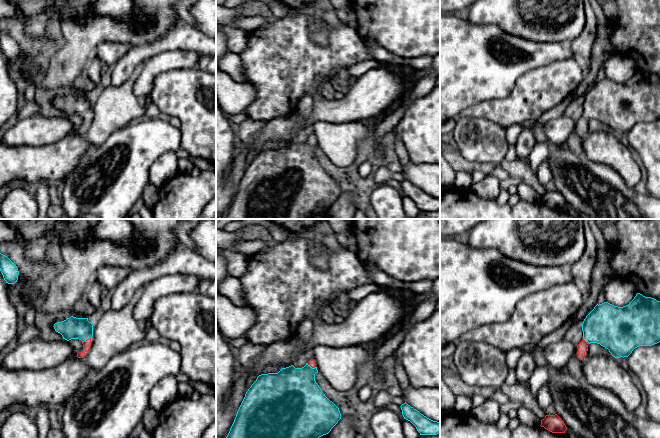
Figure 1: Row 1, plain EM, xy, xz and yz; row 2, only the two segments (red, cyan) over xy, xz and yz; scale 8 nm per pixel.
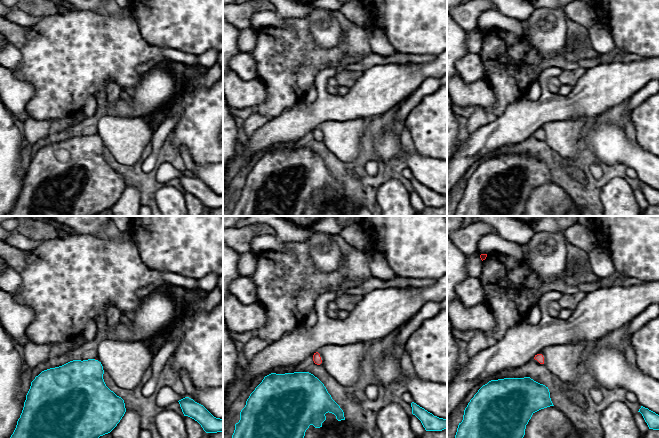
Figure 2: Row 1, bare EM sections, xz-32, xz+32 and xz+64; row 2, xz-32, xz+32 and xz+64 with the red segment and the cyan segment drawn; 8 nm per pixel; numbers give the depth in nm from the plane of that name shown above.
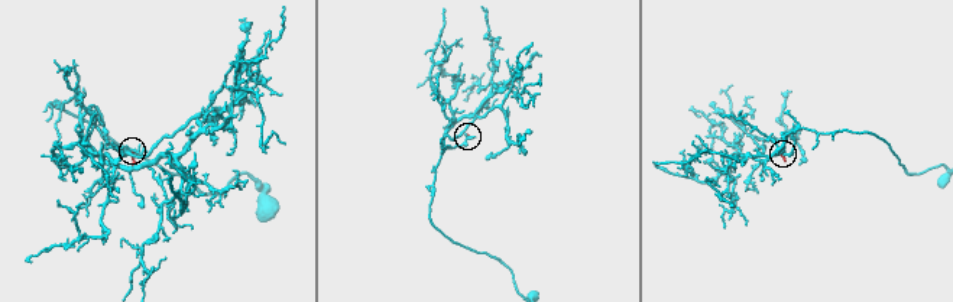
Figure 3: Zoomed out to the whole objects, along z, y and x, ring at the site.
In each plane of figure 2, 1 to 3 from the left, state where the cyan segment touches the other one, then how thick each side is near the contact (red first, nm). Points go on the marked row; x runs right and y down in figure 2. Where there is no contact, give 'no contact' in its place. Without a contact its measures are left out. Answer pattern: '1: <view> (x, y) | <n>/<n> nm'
1: no contact
2: no contact
3: no contact

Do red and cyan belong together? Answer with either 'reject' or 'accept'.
accept

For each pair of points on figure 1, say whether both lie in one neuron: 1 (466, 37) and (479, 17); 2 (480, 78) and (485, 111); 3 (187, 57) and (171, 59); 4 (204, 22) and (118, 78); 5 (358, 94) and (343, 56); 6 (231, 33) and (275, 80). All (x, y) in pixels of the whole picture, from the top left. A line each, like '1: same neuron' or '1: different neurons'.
1: different neurons
2: different neurons
3: same neuron
4: different neurons
5: different neurons
6: different neurons

